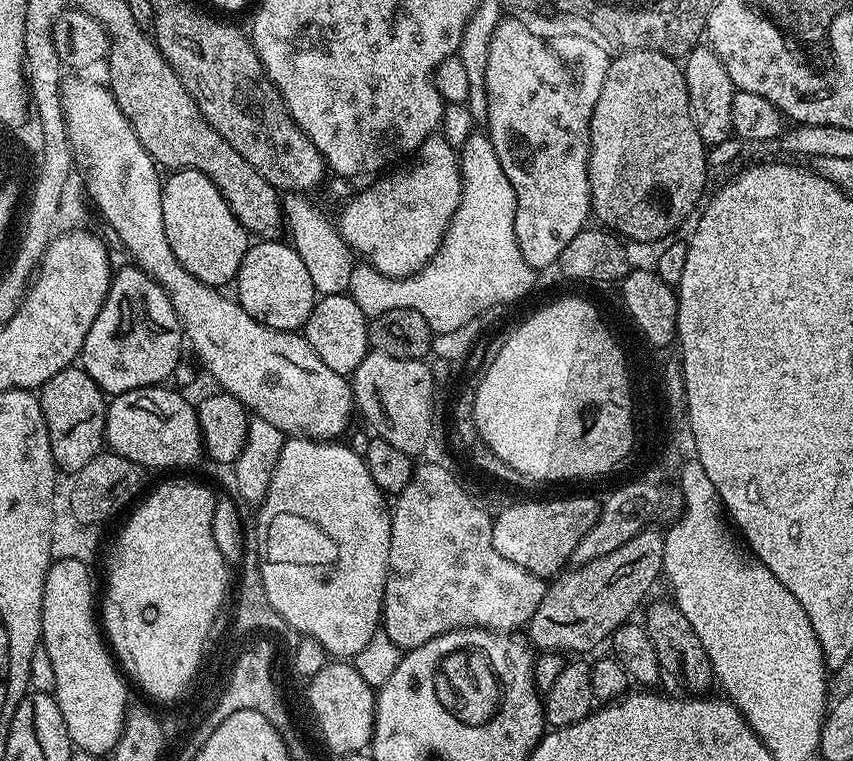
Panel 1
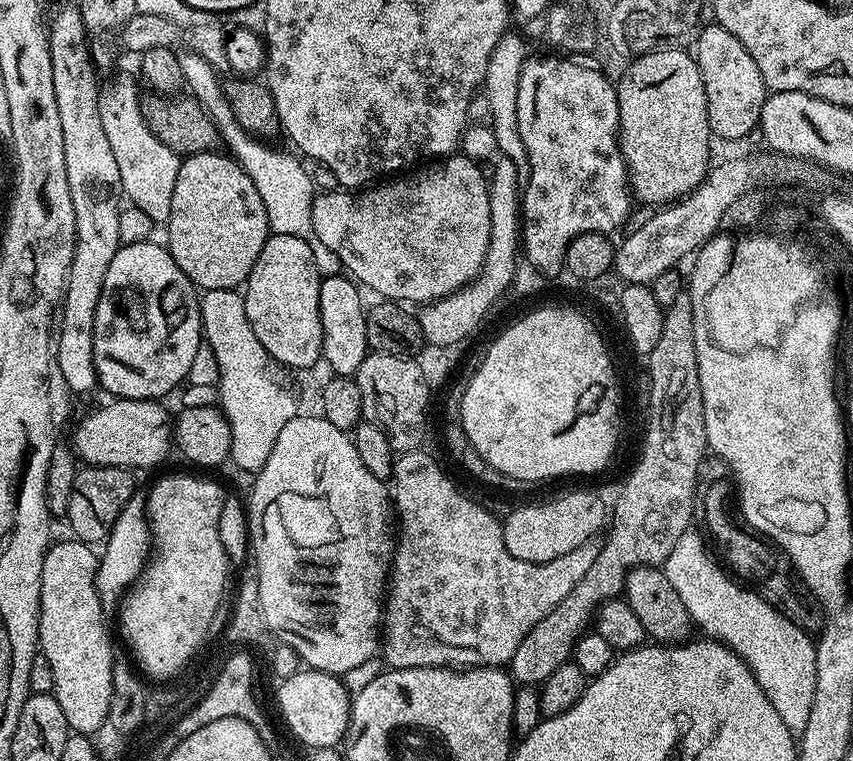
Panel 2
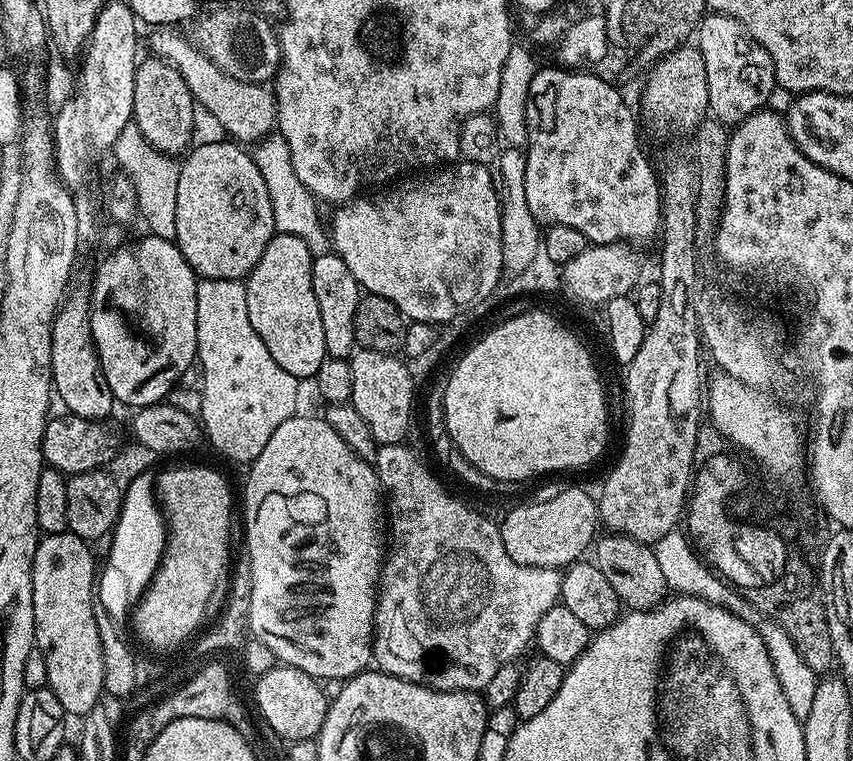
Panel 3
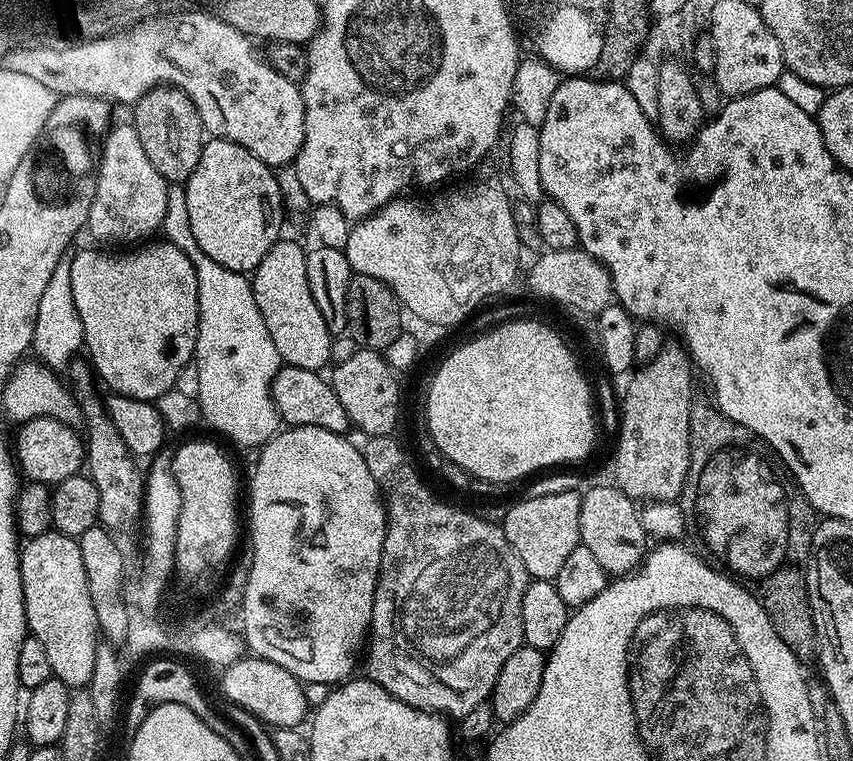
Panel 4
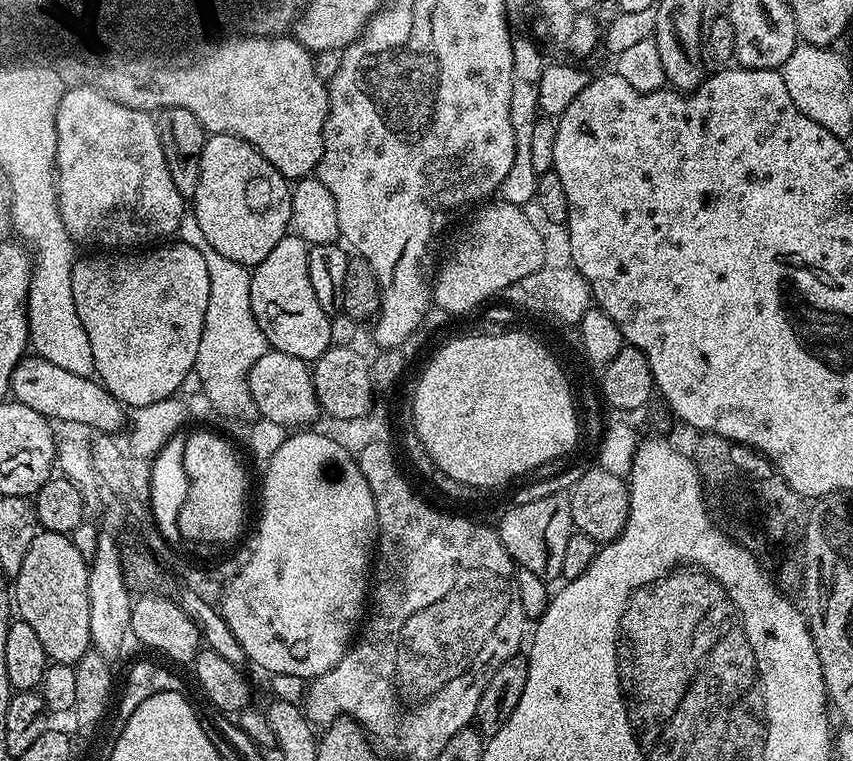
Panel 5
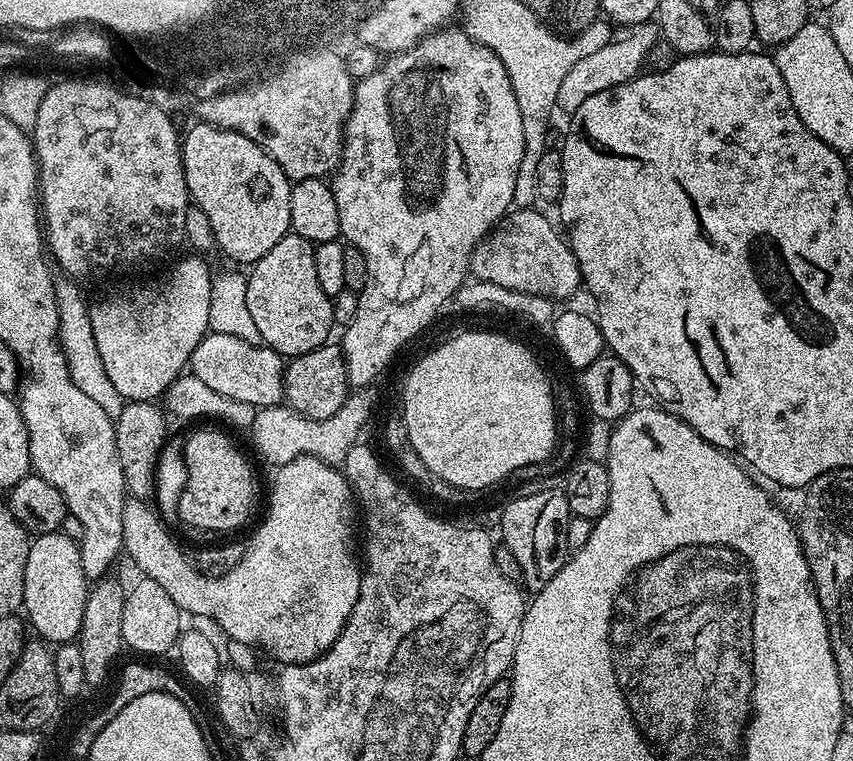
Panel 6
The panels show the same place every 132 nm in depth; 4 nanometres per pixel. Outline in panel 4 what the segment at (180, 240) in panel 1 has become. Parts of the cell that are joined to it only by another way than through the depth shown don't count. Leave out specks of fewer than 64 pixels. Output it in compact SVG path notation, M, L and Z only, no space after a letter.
M209 139L201 150L197 166L183 185L183 190L186 194L186 210L190 214L190 231L194 233L198 246L202 246L202 254L214 258L218 266L251 274L256 271L258 262L262 262L262 258L266 258L276 241L281 239L280 227L284 224L286 209L277 173L258 158L254 158L254 154L250 154L250 150L242 146L229 140Z

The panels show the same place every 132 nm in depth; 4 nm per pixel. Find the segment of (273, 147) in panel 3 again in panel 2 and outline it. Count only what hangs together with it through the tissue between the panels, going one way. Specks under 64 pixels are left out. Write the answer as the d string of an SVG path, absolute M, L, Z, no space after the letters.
M191 50L179 51L177 55L183 85L189 95L199 101L201 107L207 112L219 131L221 143L225 144L223 147L243 166L257 187L258 194L261 194L271 233L273 235L292 234L294 237L302 238L311 248L315 268L321 277L339 275L342 270L340 259L328 246L323 245L313 232L313 198L316 195L316 189L303 166L296 160L298 158L291 151L288 153L266 145L269 143L245 130L234 117L223 83L208 61Z

